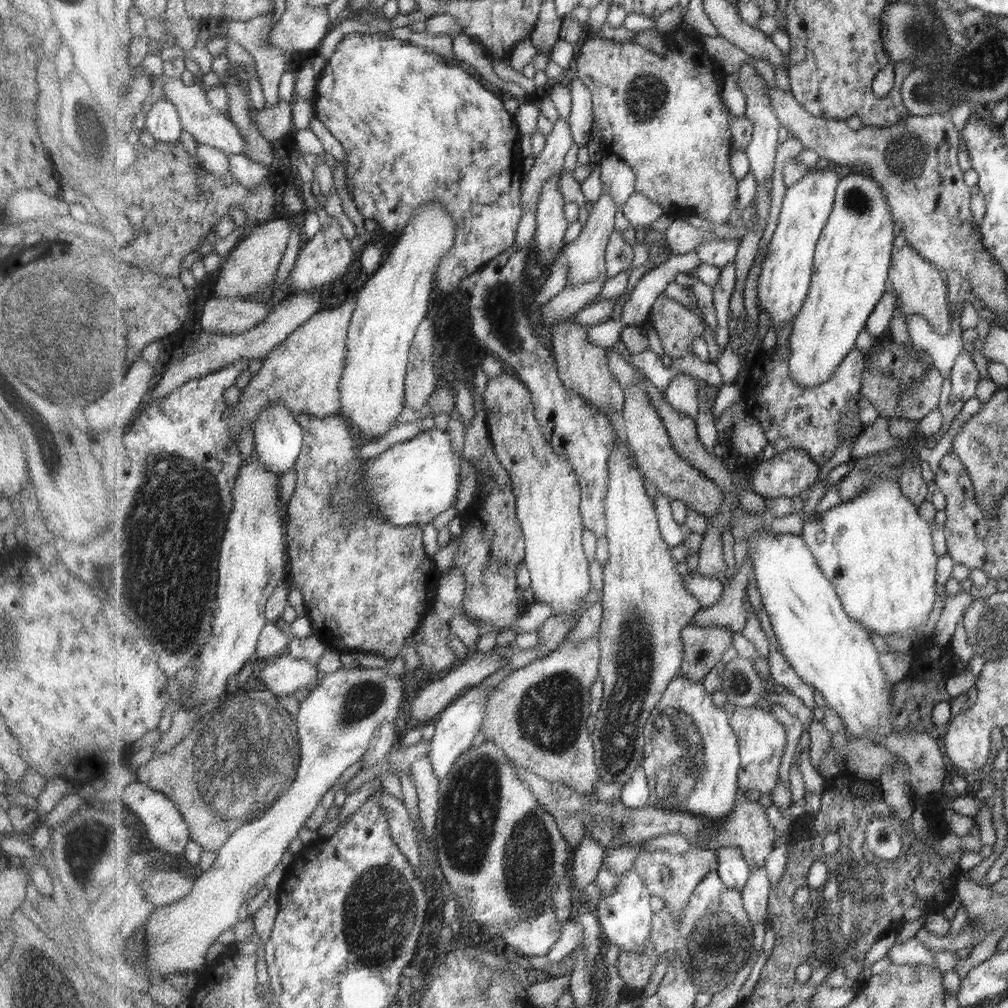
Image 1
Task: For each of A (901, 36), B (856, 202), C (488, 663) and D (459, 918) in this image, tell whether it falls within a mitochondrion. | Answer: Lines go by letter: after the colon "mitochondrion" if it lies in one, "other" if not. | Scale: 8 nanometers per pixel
A: mitochondrion
B: mitochondrion
C: other
D: other

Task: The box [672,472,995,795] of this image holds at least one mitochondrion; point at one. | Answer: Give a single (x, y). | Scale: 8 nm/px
(916, 700)

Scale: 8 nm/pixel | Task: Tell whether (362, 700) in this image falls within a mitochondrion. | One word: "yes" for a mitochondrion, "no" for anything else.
yes

